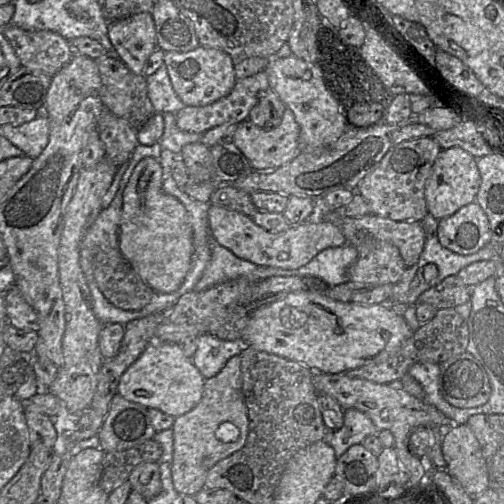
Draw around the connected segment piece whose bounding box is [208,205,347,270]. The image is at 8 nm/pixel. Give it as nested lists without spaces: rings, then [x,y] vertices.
[[[217,205],[209,206],[208,222],[210,234],[214,239],[223,247],[231,250],[237,257],[257,265],[286,270],[305,266],[327,248],[347,244],[342,231],[332,223],[323,221],[320,212],[313,219],[291,225],[288,230],[280,233],[271,233],[257,225],[251,217]]]

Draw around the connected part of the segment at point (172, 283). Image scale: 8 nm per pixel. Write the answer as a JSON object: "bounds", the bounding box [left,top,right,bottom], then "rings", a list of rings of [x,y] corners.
{"bounds":[119,157,193,293],"rings":[[[146,157],[135,167],[124,190],[119,248],[141,280],[157,293],[171,293],[183,283],[191,265],[193,230],[184,205],[166,193],[158,159]]]}

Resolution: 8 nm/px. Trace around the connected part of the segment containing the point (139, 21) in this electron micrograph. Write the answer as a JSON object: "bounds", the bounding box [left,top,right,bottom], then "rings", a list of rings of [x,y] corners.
{"bounds":[108,12,158,74],"rings":[[[143,12],[110,21],[108,36],[119,59],[135,74],[143,74],[148,58],[158,48],[154,20]]]}

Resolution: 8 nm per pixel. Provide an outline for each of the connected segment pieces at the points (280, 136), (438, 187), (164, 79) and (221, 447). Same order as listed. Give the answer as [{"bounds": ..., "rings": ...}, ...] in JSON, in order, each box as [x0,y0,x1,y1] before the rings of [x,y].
[{"bounds":[233,108,302,171],"rings":[[[286,108],[282,123],[274,129],[264,130],[249,119],[239,123],[233,143],[245,155],[254,170],[270,171],[293,160],[302,150],[300,126],[290,108]]]},{"bounds":[425,147,481,220],"rings":[[[460,147],[443,149],[438,155],[425,185],[427,209],[440,220],[474,202],[481,183],[476,157]]]},{"bounds":[146,63,185,114],"rings":[[[163,63],[152,75],[146,77],[148,97],[156,113],[176,114],[185,107],[172,87],[167,67]]]},{"bounds":[173,357,249,496],"rings":[[[231,357],[214,377],[205,379],[200,402],[174,420],[173,459],[174,488],[181,495],[193,496],[204,488],[208,471],[219,461],[242,449],[249,434],[248,410],[242,393],[241,357]]]}]

